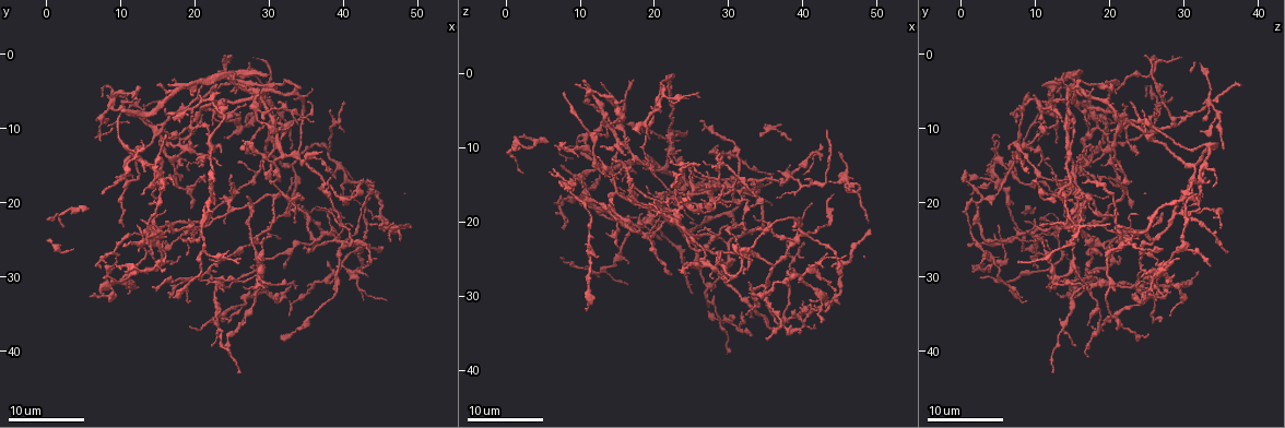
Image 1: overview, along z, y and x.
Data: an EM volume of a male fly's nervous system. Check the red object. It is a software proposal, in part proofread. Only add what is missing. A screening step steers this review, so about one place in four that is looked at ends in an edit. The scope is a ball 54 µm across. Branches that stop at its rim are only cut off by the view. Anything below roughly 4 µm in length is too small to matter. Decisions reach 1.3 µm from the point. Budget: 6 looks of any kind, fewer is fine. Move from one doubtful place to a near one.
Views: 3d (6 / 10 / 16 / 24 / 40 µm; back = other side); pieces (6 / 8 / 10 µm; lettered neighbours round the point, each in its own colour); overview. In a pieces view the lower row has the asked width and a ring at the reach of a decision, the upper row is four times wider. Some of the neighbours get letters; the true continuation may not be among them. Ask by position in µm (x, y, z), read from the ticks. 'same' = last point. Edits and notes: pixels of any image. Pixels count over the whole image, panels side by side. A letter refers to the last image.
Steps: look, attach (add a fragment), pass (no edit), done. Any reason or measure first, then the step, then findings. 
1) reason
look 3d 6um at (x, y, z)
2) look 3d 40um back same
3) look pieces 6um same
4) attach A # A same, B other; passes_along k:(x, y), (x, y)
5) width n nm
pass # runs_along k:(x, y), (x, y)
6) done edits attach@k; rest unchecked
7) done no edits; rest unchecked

branch stops here
look pieces 8um at (43.0, 30.0, 24.5)

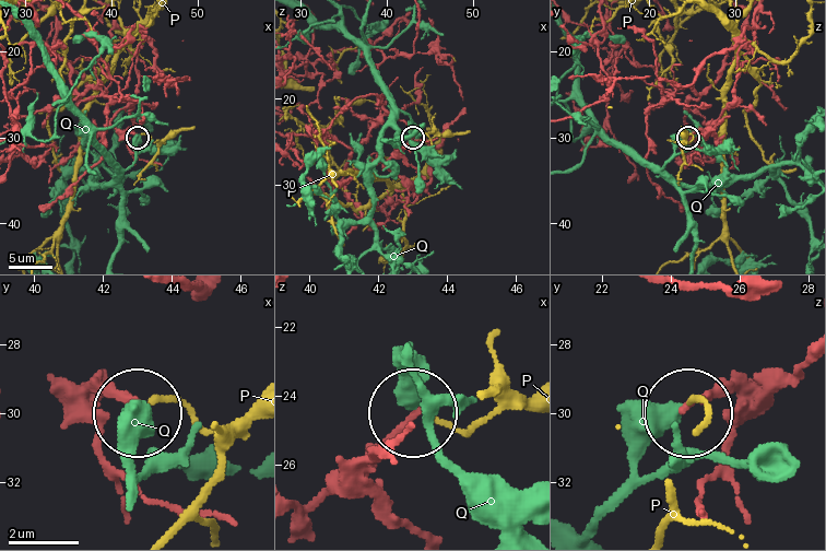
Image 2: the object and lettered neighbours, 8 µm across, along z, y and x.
width 140 nm
pass # P other, Q other; runs_along 2:(308, 517), (405, 414); none of them fits

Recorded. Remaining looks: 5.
look pieces 8um at (42.5, 28.5, 33.5)

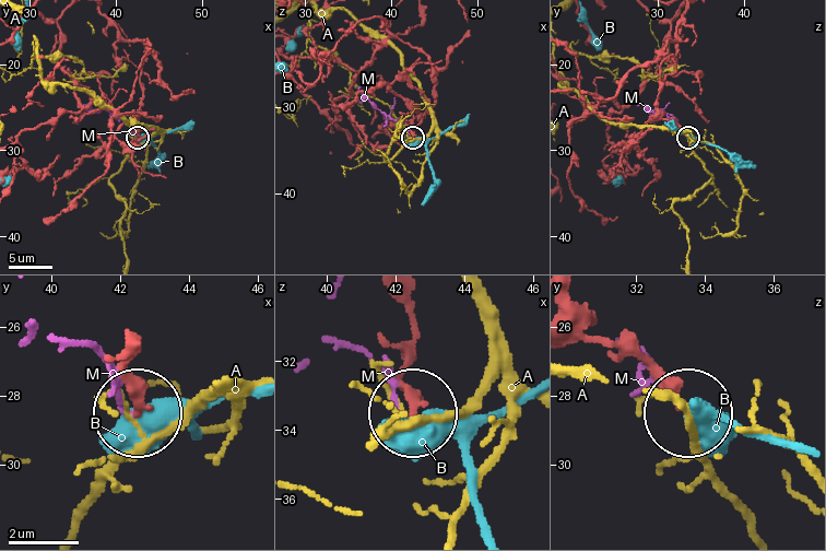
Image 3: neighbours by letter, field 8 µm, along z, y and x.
width 260 nm
pass # A other, B other, M other; runs_along 3:(416, 348), (399, 377), (414, 407); no lettered fragment goes on from it

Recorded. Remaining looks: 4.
an open end
look pieces 6um at (33.5, 22.5, 15.0)

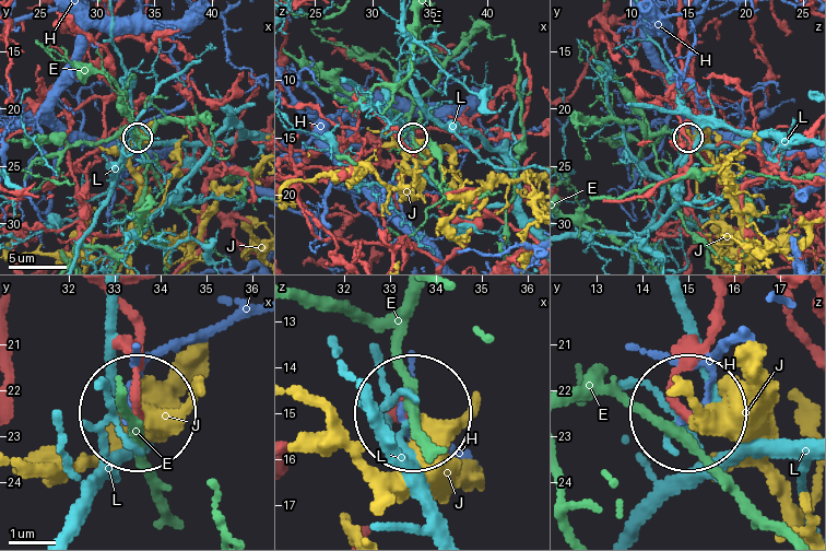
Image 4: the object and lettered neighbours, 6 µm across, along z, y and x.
width 190 nm
pass # E other, H other, J other, L other; none of them fits

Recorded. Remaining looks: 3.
done no edits; rest unchecked

